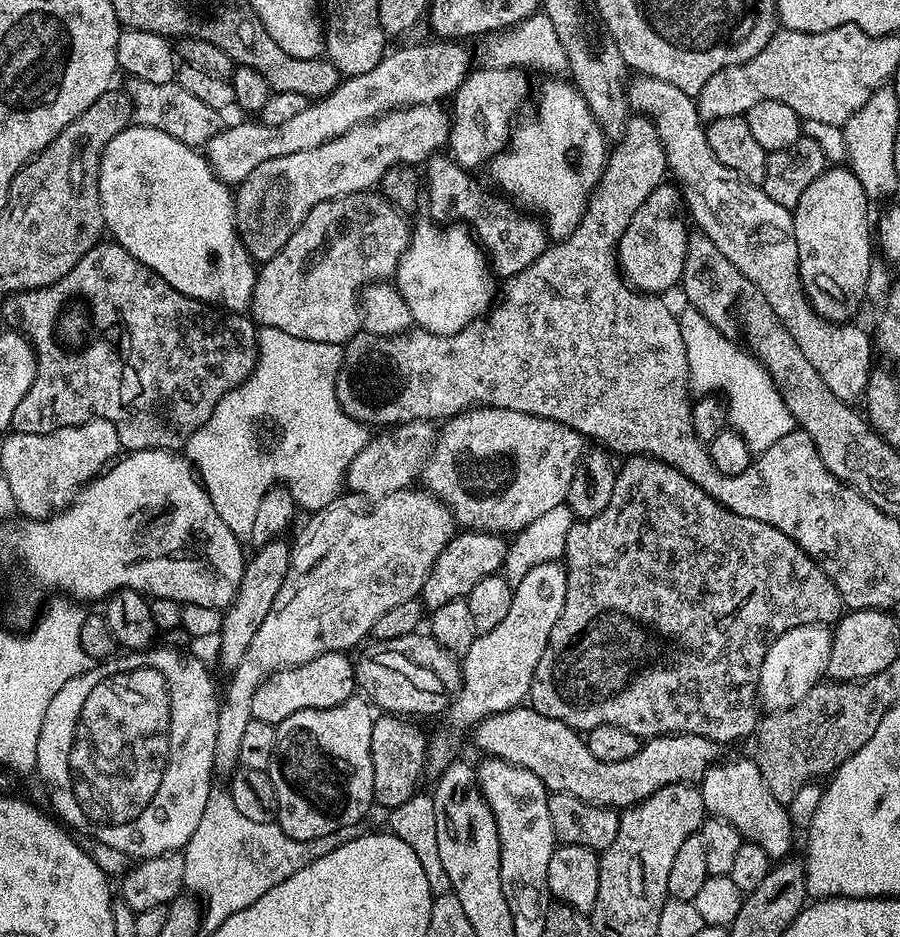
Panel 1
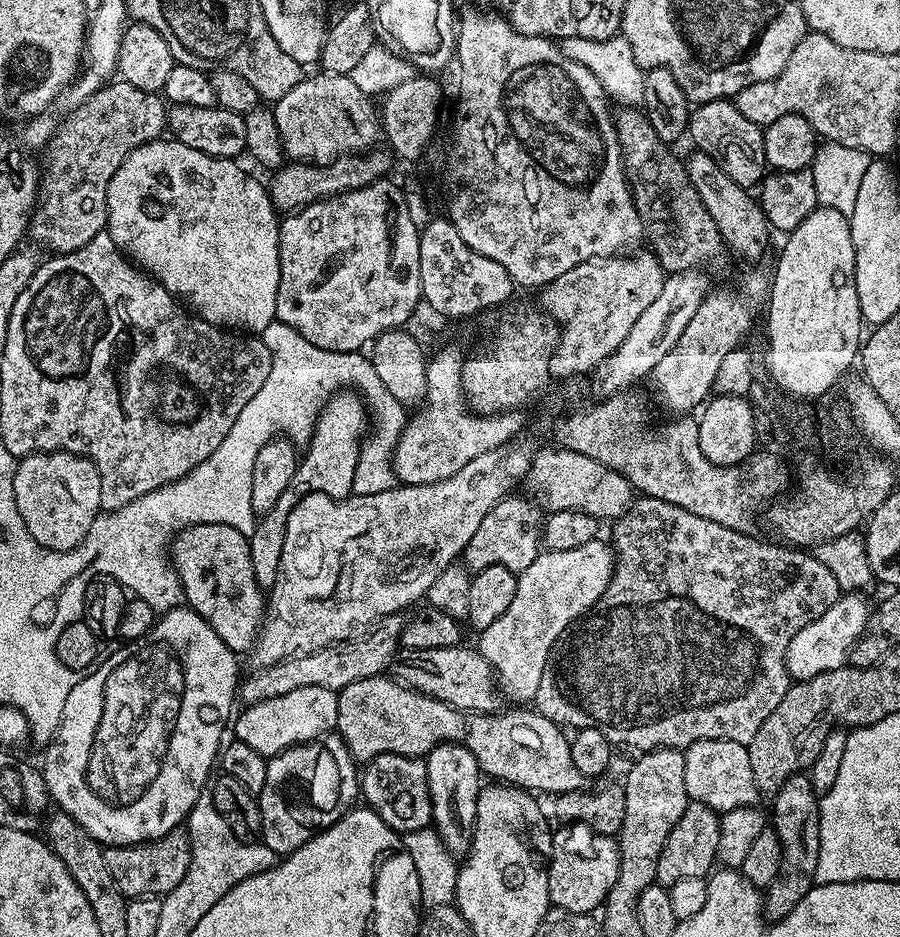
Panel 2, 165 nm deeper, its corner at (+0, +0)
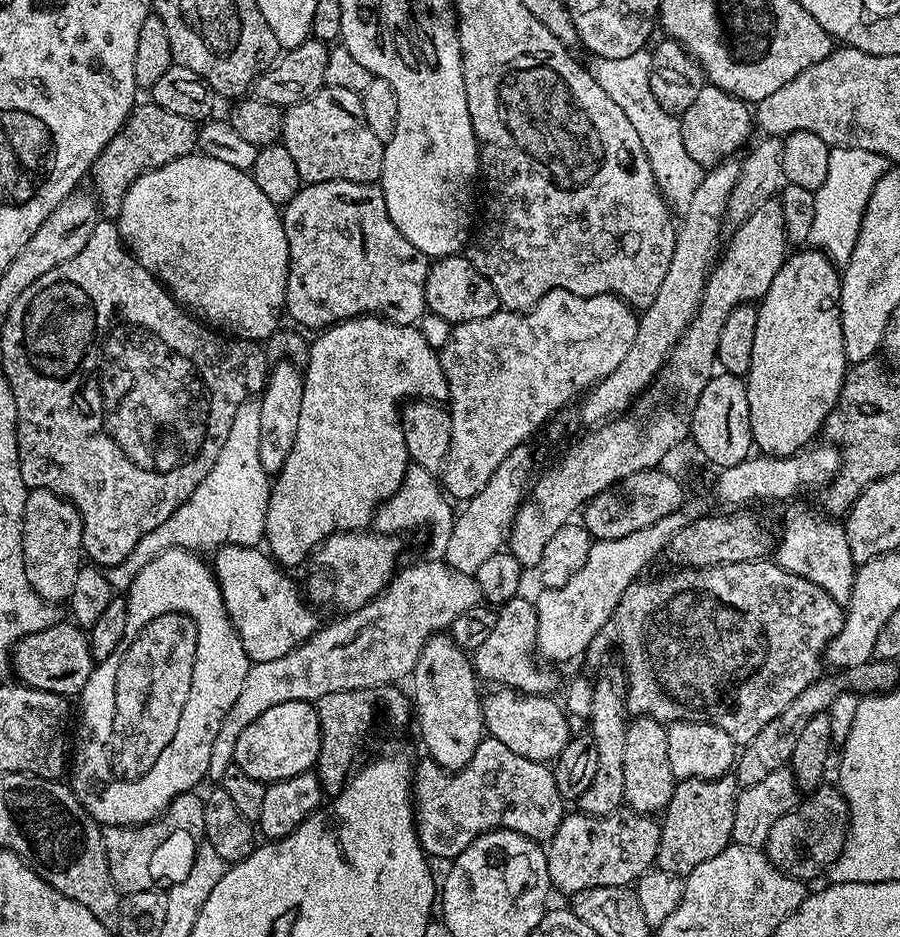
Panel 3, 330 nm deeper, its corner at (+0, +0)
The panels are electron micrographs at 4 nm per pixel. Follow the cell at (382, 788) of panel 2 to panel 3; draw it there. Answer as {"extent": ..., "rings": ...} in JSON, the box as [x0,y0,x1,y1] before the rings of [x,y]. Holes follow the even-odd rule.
{"extent":[414,735,566,860],"rings":[[[485,735],[480,741],[474,758],[464,767],[463,772],[448,772],[438,762],[421,758],[414,764],[414,811],[416,814],[416,833],[420,845],[429,857],[437,856],[453,860],[474,838],[499,828],[514,830],[531,840],[547,842],[558,830],[566,815],[566,801],[558,792],[553,769],[547,763],[522,758],[514,754],[498,738]]]}

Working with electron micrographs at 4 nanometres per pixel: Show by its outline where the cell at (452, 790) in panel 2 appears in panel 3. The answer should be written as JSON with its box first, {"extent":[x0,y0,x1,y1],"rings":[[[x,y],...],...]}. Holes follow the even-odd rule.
{"extent":[411,635,486,772],"rings":[[[451,635],[431,636],[411,674],[411,684],[414,724],[420,727],[427,759],[438,762],[448,772],[463,772],[486,735],[481,685],[469,653],[462,651]]]}

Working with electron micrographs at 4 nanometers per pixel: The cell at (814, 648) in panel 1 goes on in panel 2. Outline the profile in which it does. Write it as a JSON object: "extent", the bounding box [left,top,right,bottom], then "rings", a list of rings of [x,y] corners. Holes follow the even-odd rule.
{"extent":[786,594,870,681],"rings":[[[841,594],[838,602],[834,602],[834,606],[830,606],[822,618],[814,618],[810,626],[802,626],[802,630],[790,638],[790,646],[786,650],[786,666],[793,681],[809,680],[818,674],[826,674],[826,670],[838,670],[848,664],[848,651],[868,621],[870,604],[864,598],[860,594]]]}

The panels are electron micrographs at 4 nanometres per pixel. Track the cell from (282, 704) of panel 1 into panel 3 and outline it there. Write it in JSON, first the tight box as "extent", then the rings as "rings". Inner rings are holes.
{"extent":[234,700,322,786],"rings":[[[311,700],[282,702],[278,706],[270,706],[270,710],[254,718],[254,722],[242,730],[238,743],[234,745],[234,763],[250,774],[250,778],[258,778],[267,786],[313,771],[321,742],[322,730],[315,703]]]}

